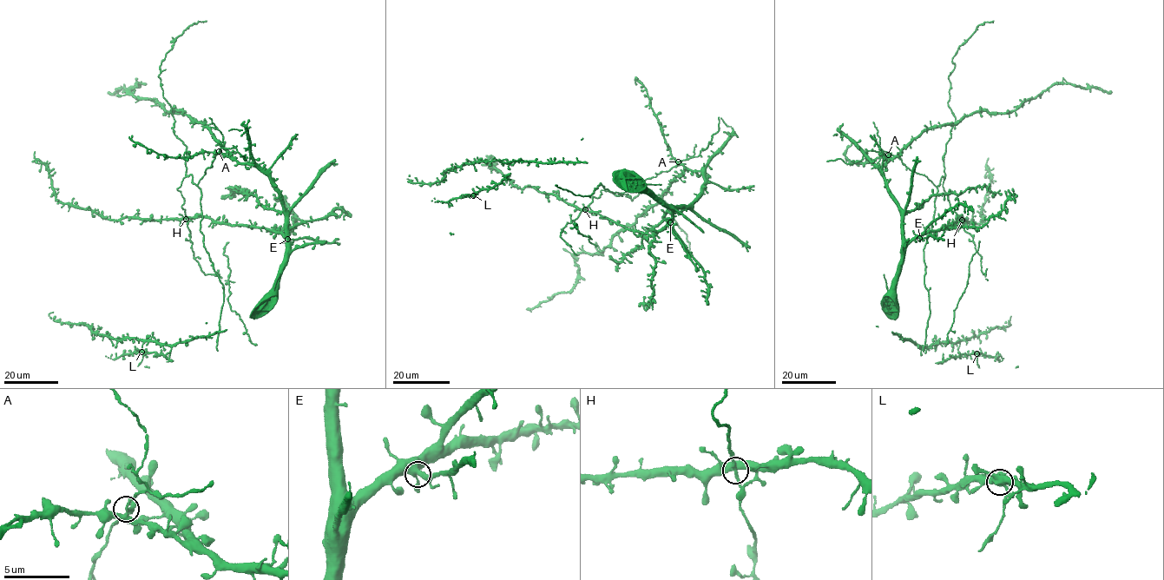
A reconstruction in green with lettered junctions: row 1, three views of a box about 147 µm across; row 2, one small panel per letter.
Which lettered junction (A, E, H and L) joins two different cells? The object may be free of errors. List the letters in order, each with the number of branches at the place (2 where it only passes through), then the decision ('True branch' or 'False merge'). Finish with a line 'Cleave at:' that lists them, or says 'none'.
A: Branches: 4. True branch
E: Branches: 4. True branch
H: Branches: 4. True branch
L: Branches: 4. True branch
Cleave at: none

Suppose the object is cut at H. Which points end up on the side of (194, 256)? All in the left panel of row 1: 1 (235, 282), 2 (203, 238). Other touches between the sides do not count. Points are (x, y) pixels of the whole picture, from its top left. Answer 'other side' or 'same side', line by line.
1: same side
2: other side

